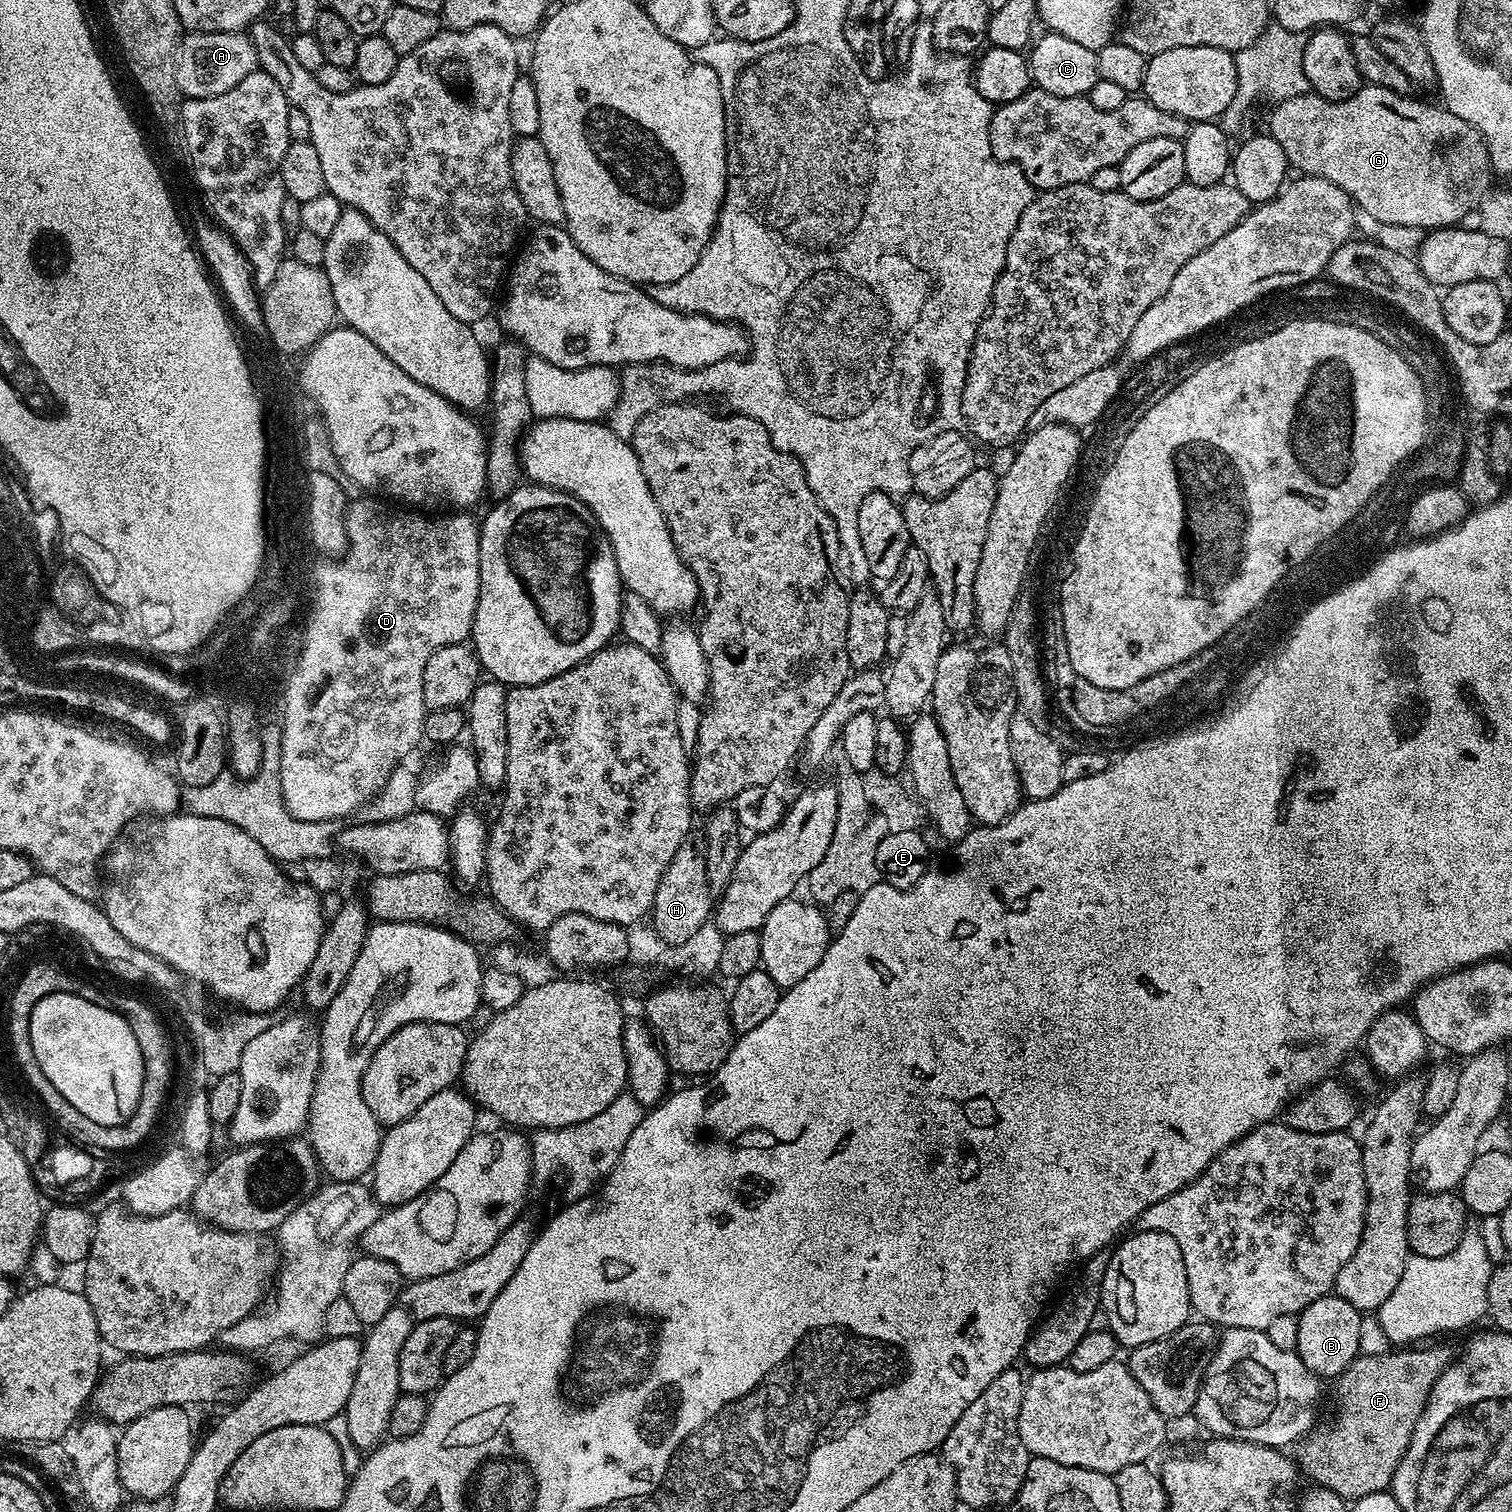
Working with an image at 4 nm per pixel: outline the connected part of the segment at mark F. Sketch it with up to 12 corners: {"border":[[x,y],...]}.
{"border":[[1448,1348],[1361,1354],[1340,1421],[1295,1445],[1319,1487],[1391,1489]]}

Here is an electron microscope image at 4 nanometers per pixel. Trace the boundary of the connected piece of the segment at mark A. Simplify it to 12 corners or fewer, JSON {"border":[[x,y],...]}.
{"border":[[190,32],[178,86],[187,99],[217,97],[257,71],[241,32]]}

